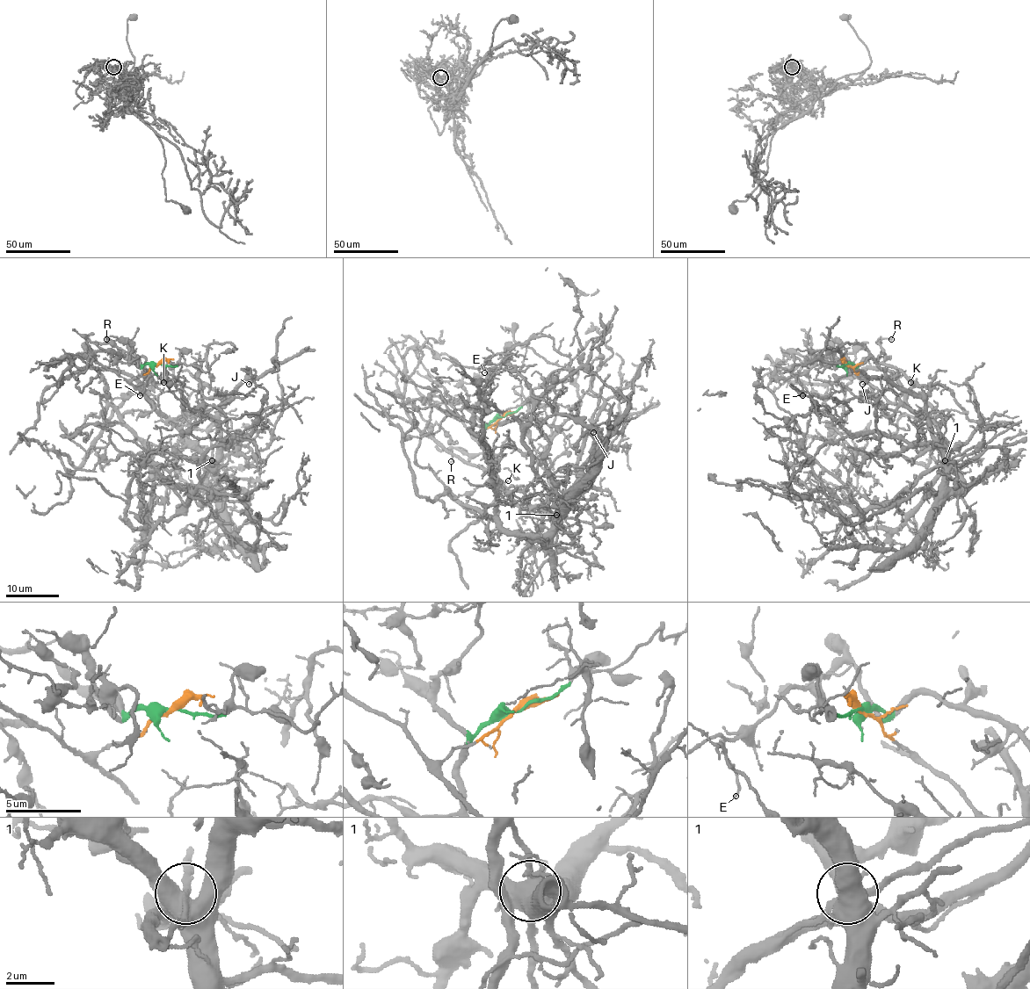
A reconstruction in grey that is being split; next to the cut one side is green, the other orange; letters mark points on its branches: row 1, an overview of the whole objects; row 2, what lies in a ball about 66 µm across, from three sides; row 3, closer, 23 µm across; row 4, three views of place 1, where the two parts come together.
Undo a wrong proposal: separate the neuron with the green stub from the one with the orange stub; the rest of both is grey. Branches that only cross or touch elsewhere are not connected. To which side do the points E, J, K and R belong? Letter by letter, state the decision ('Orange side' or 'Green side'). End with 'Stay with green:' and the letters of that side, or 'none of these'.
E: Green side
J: Orange side
K: Green side
R: Green side
Stay with green: E, K, R

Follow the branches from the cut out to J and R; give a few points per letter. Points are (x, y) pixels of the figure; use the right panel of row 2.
J: (845, 364), (891, 402), (924, 415), (937, 428), (945, 461), (919, 397), (884, 378), (862, 384)
R: (845, 364), (858, 365), (867, 358), (881, 363), (884, 350), (878, 342), (883, 338), (891, 340)

